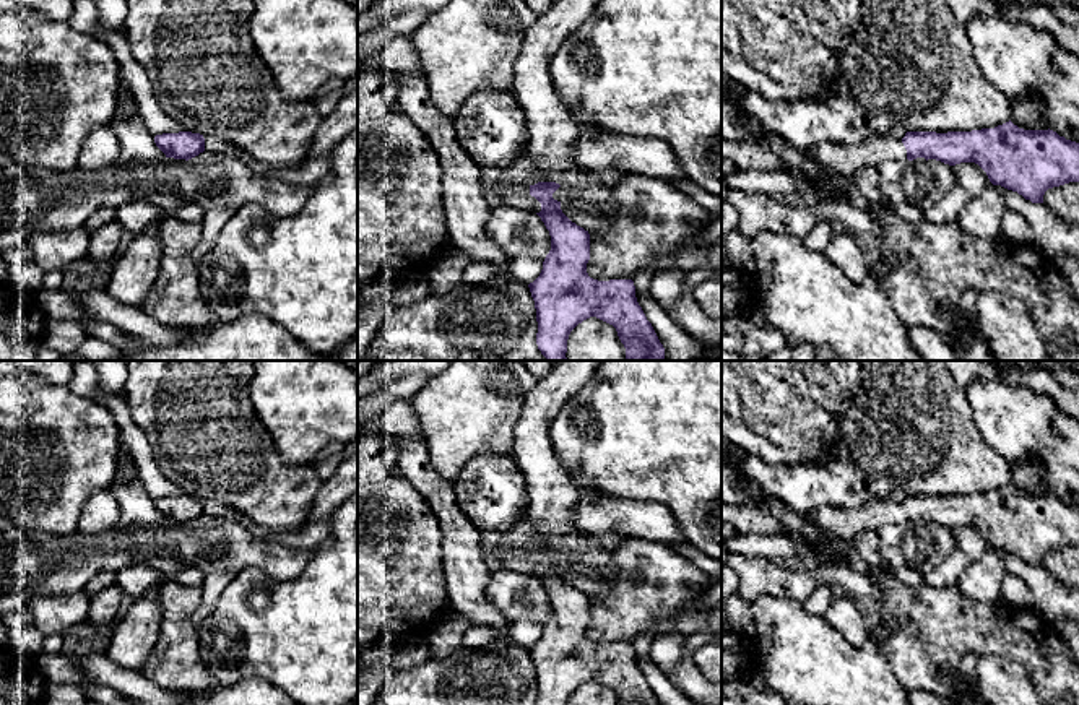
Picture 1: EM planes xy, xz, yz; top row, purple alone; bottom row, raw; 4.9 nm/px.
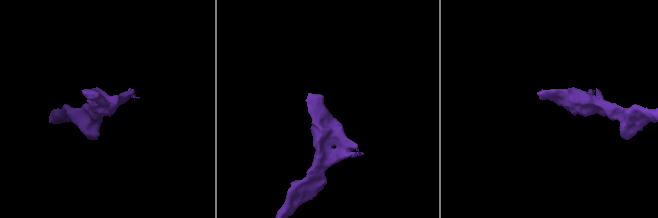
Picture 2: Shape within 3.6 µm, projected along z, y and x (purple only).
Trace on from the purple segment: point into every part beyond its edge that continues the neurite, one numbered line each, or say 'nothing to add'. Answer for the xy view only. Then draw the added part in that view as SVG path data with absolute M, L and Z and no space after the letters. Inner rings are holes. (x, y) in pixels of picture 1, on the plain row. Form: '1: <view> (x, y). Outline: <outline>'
nothing to add

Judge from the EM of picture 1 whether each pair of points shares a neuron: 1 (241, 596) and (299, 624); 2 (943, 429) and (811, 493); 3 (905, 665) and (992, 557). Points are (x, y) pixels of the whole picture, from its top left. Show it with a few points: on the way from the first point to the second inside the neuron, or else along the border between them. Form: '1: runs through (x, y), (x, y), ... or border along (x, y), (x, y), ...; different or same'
1: runs through (255, 611), (268, 624), (285, 624); same
2: runs through (910, 429), (897, 431), (862, 467), (844, 476); same
3: border along (956, 587), (964, 595), (983, 603), (1000, 600); different

